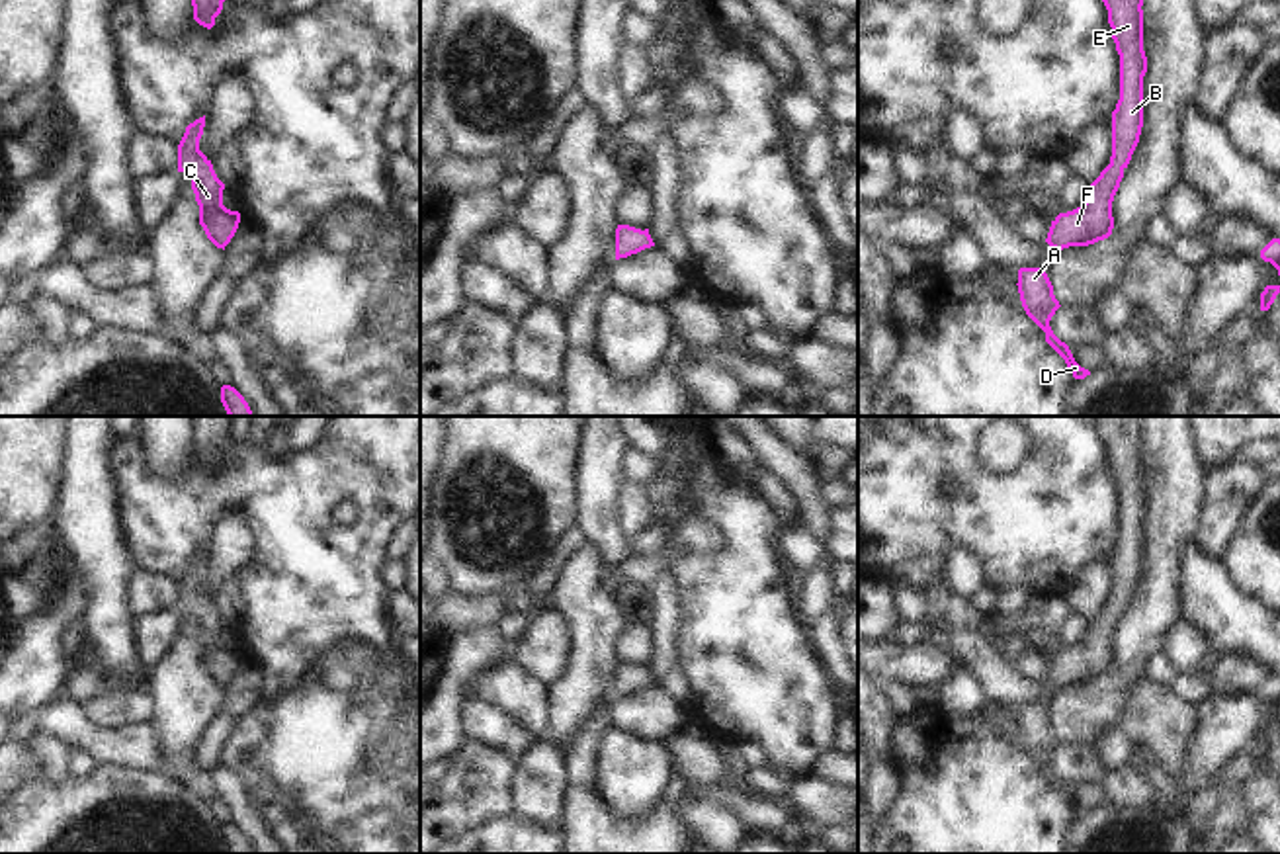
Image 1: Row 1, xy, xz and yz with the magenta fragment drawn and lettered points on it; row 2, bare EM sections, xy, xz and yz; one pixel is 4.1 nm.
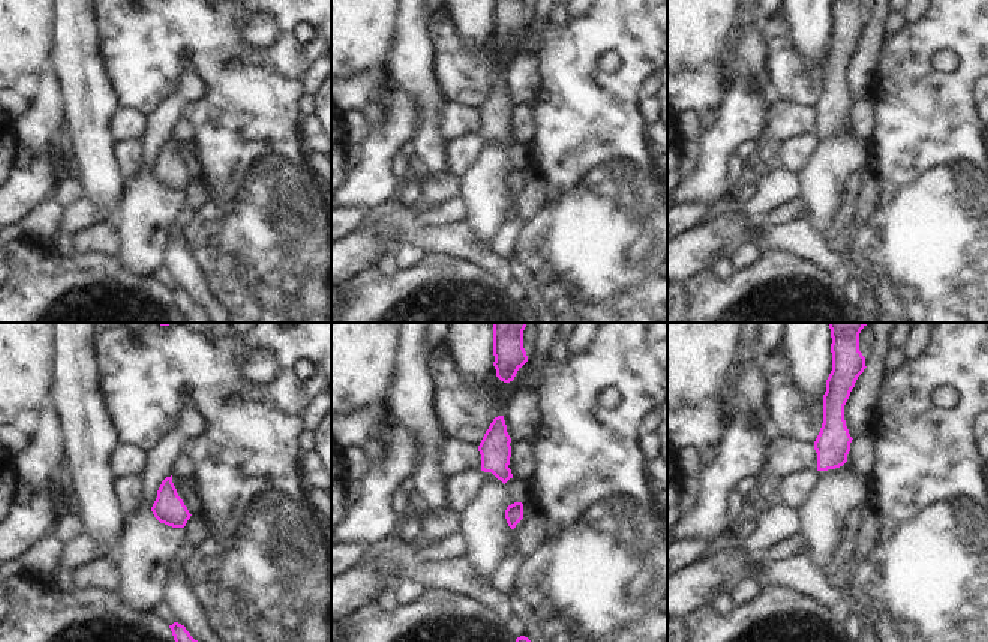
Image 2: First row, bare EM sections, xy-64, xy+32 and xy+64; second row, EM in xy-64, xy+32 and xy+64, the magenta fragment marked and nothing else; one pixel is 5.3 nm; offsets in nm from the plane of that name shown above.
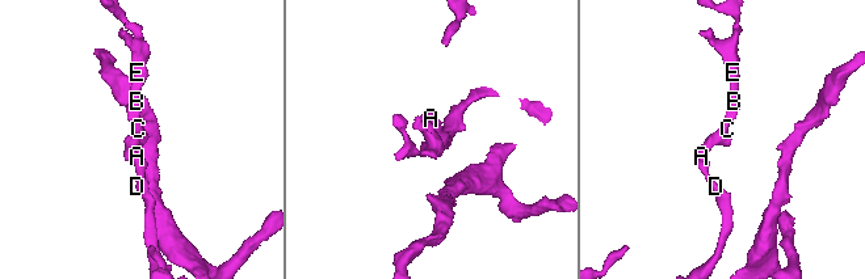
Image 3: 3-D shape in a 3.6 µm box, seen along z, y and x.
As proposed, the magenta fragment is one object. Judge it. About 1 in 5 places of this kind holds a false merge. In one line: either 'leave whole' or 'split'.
leave whole

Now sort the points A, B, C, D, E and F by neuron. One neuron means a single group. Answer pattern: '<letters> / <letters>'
A B C D E F

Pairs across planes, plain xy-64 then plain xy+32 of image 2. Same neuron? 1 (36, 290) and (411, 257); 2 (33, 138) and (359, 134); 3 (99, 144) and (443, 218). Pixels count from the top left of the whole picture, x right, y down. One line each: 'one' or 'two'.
1: two
2: one
3: two

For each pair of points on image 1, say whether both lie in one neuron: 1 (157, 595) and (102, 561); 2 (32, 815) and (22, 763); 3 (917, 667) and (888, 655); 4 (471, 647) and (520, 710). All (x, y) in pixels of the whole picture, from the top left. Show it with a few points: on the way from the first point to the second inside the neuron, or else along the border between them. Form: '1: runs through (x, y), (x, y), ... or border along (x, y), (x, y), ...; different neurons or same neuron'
1: border along (137, 569), (128, 589), (128, 610), (133, 618); different neurons
2: border along (38, 768), (20, 782); different neurons
3: runs through (909, 665), (896, 661); same neuron
4: border along (505, 657), (473, 679); different neurons

